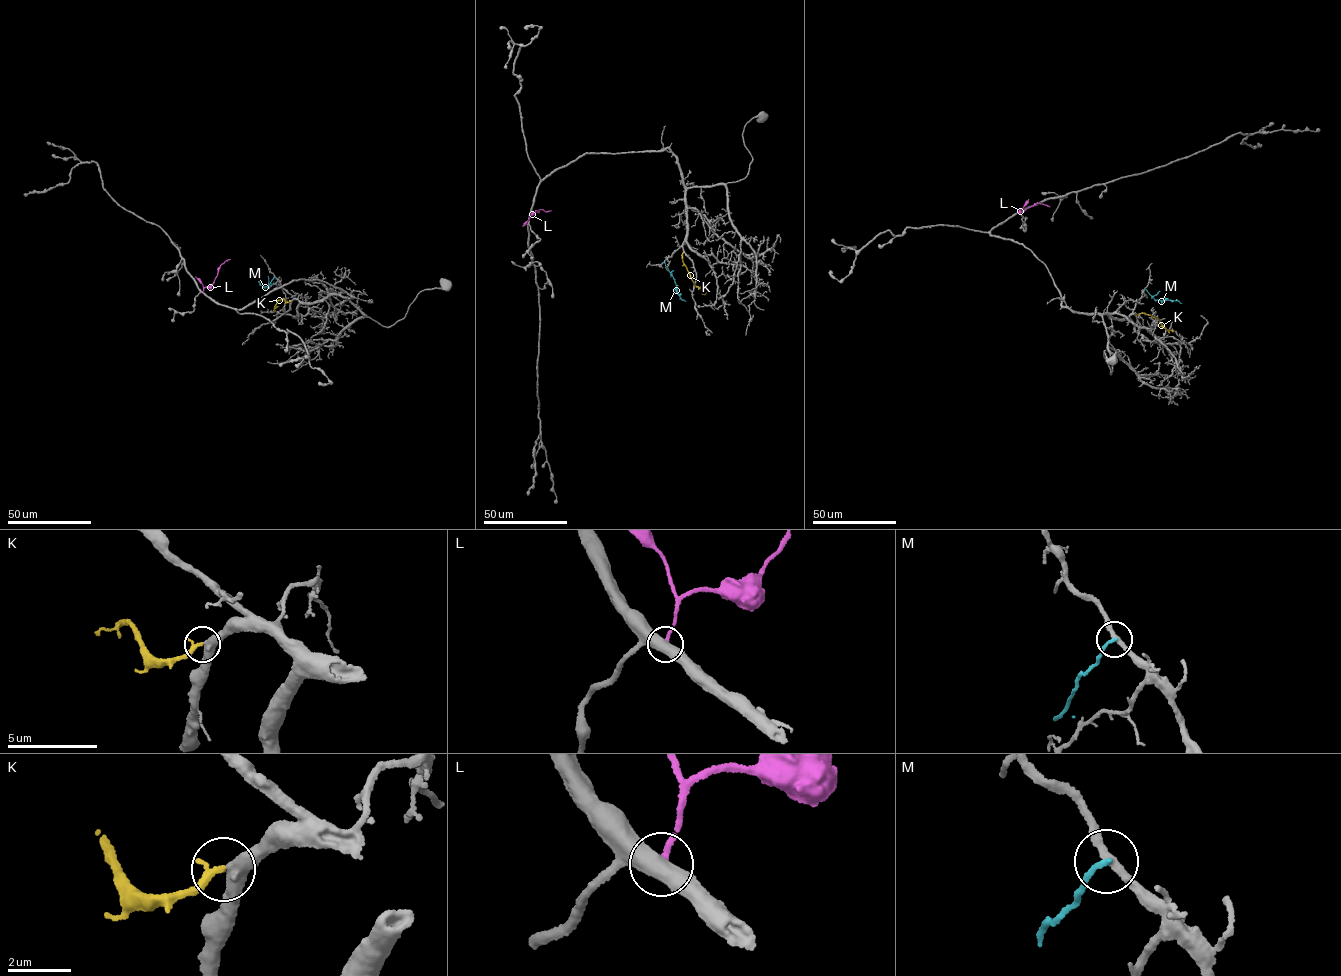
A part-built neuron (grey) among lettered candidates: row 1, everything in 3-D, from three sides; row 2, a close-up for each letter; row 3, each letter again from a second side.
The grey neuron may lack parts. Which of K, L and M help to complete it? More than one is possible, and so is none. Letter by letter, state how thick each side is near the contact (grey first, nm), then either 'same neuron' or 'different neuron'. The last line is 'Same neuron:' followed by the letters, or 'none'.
K: 400/280 nm | same neuron
L: 500/200 nm | different neuron
M: 260/160 nm | different neuron
Same neuron: K

